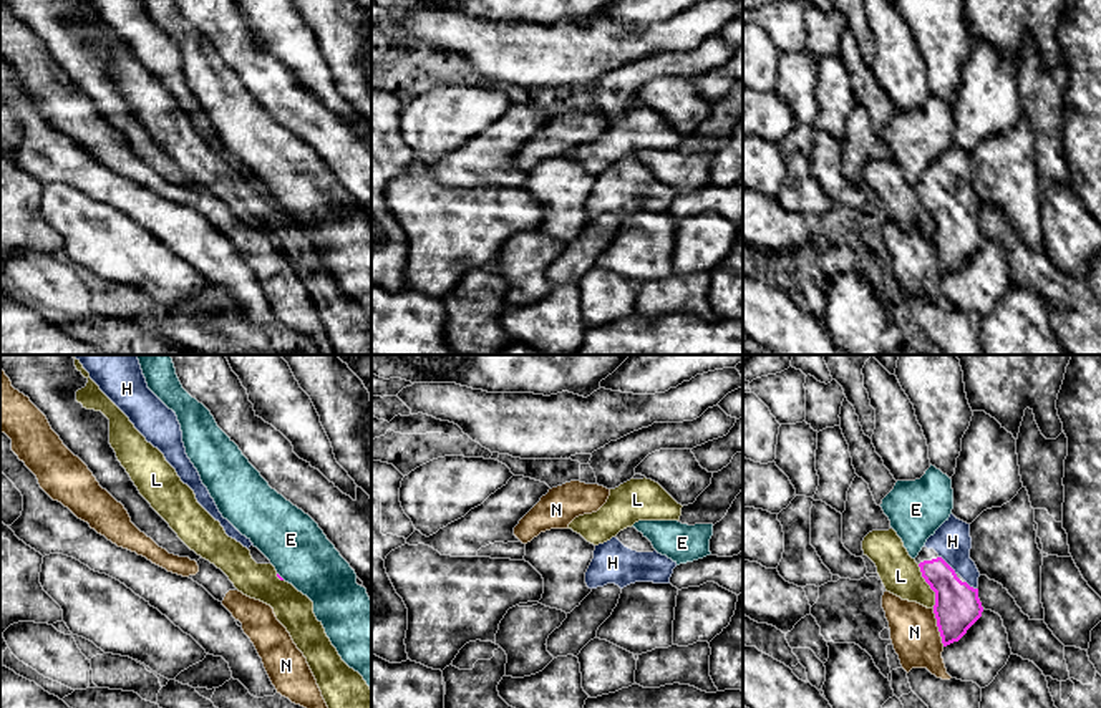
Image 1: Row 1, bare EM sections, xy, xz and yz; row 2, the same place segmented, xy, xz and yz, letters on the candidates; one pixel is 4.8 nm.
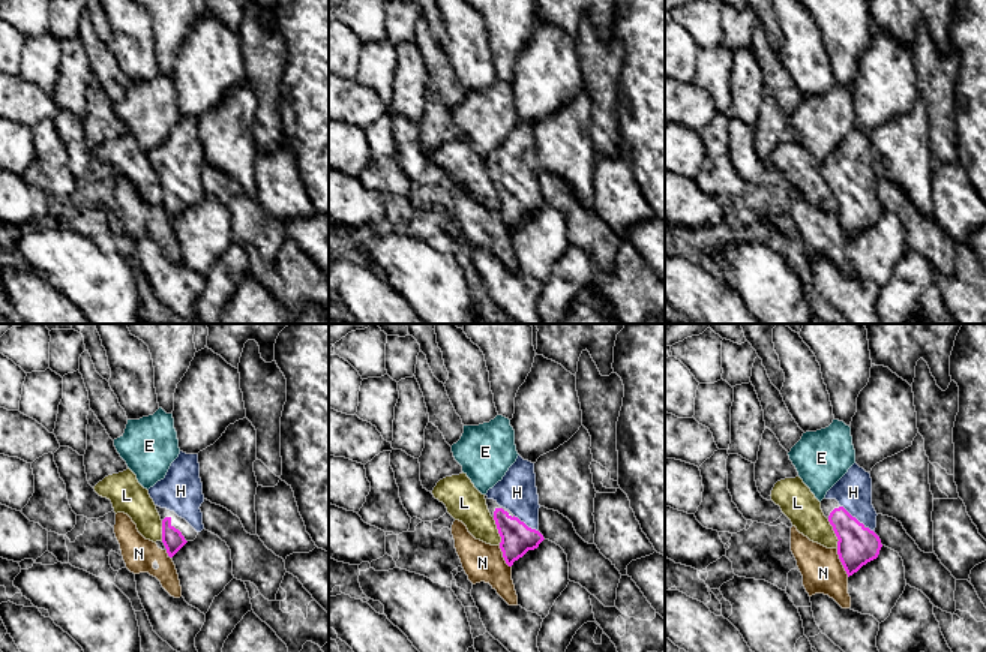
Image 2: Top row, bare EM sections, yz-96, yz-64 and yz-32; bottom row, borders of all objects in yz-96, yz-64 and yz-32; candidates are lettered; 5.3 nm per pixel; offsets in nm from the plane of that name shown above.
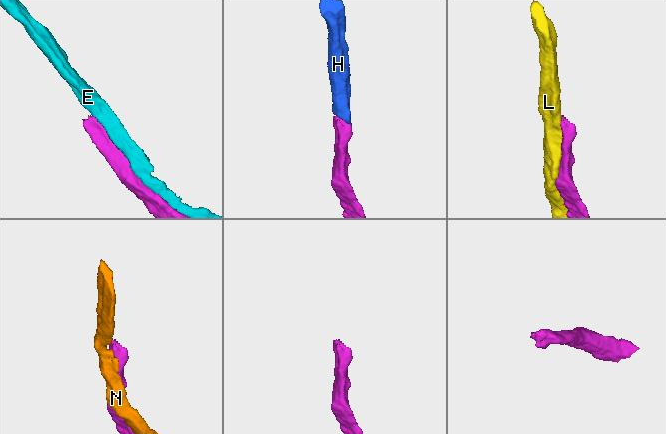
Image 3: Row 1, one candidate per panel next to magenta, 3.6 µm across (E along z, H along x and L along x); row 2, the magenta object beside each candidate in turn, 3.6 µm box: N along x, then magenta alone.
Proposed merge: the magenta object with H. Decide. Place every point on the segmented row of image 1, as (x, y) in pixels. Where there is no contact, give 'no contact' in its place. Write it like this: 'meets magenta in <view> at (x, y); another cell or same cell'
meets magenta in yz at (949, 566); same cell

